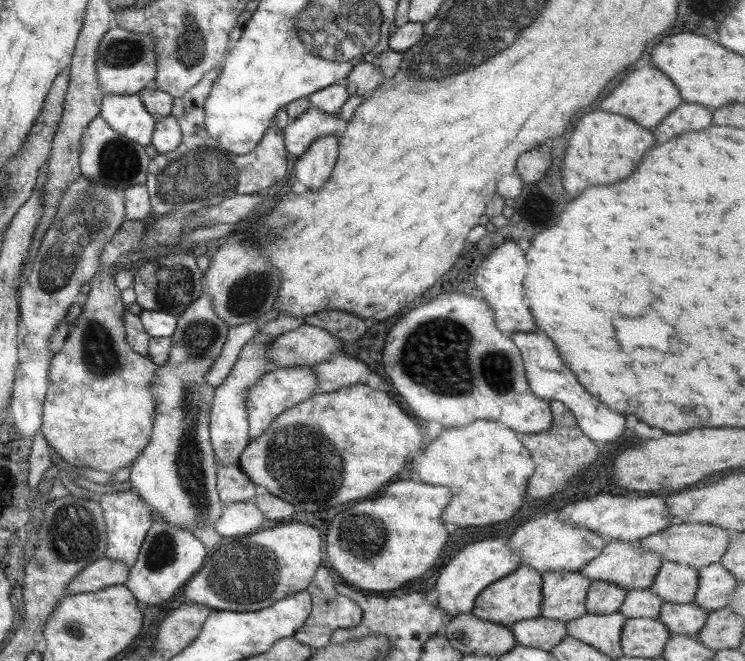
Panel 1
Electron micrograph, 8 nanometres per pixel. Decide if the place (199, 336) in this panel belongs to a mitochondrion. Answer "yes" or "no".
yes

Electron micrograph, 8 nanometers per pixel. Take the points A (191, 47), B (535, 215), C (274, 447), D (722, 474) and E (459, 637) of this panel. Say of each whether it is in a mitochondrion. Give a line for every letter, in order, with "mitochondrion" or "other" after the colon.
A: mitochondrion
B: other
C: mitochondrion
D: other
E: other

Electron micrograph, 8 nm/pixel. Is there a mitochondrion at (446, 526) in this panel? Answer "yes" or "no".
no

